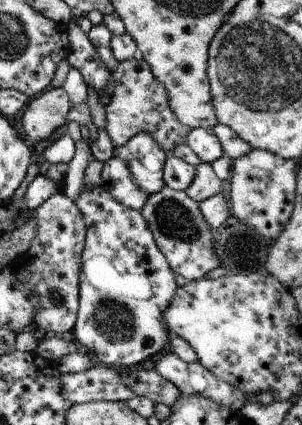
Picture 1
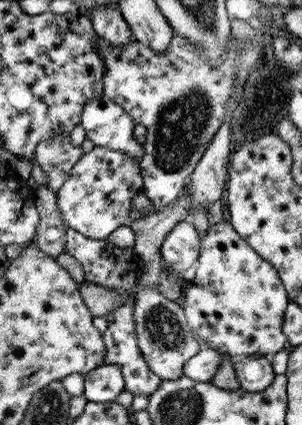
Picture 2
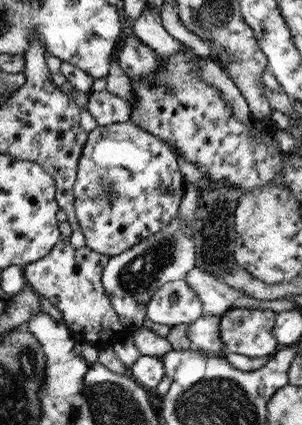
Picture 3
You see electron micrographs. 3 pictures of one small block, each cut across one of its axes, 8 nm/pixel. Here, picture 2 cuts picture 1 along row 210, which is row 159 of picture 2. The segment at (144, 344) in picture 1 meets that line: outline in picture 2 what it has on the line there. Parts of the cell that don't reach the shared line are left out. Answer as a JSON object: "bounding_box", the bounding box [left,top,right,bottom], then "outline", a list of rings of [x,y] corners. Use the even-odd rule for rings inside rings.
{"bounding_box":[55,146,143,240],"outline":[[[95,146],[91,152],[79,158],[63,188],[59,188],[55,194],[61,220],[67,230],[71,228],[91,240],[107,240],[111,234],[115,234],[115,230],[129,224],[133,198],[143,192],[143,184],[143,170],[133,156]]]}

